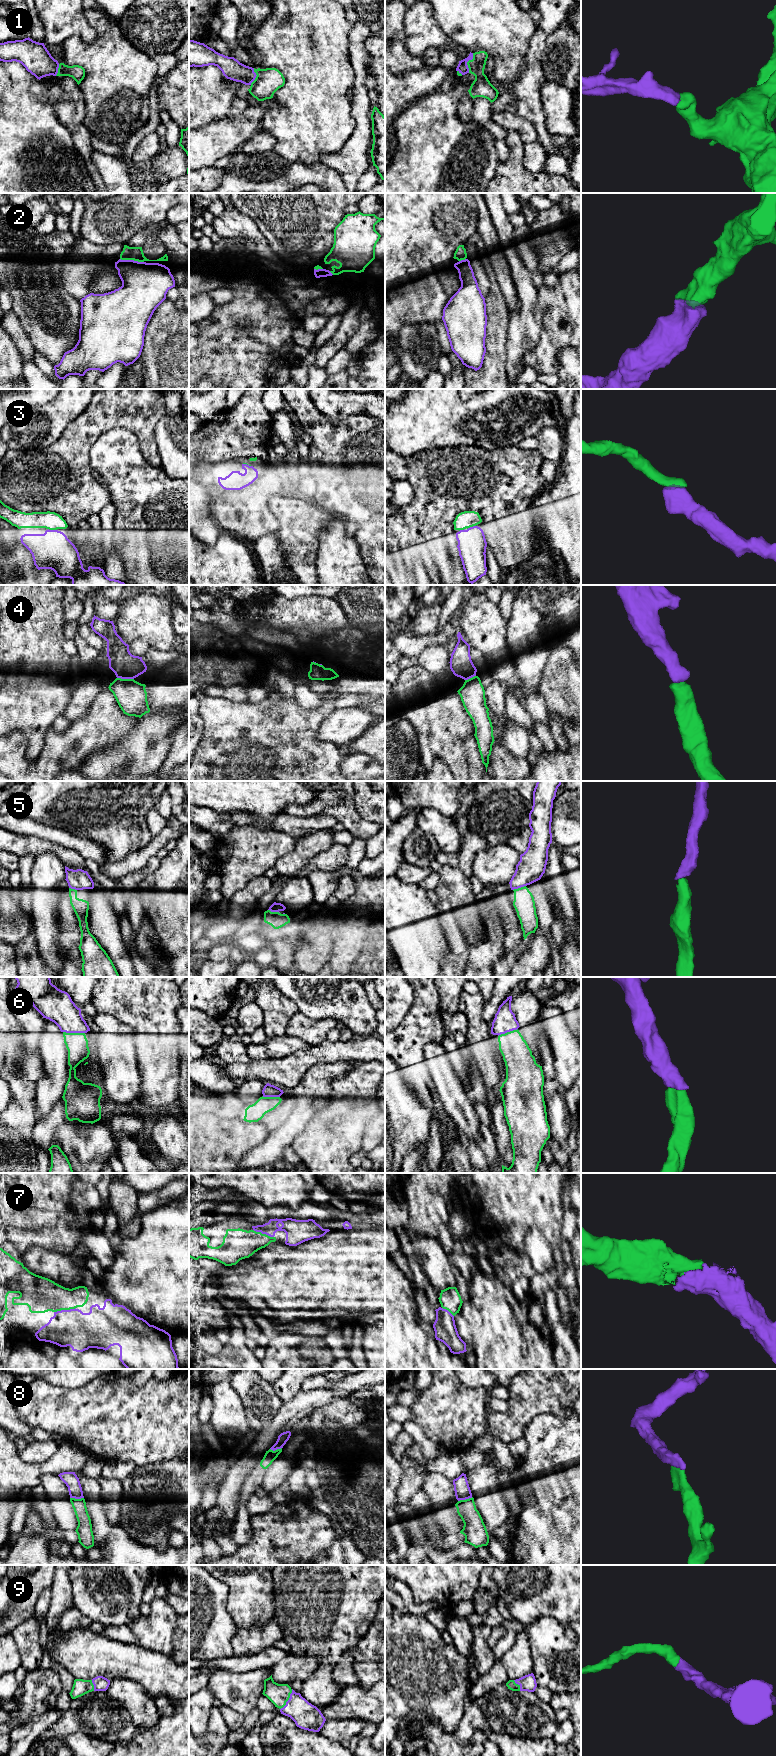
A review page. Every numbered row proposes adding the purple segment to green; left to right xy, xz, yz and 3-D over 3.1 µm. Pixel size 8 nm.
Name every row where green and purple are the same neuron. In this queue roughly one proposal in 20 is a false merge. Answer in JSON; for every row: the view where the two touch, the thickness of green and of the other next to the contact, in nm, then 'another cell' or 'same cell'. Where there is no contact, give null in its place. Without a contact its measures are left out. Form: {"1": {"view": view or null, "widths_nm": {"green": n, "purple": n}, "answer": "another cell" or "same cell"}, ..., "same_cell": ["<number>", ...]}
{"1": {"view": "yz", "widths_nm": {"green": 160, "purple": 90}, "answer": "same cell"}, "2": {"view": "xy", "widths_nm": {"green": 110, "purple": 360}, "answer": "same cell"}, "3": {"view": "xy", "widths_nm": {"green": 140, "purple": 300}, "answer": "same cell"}, "4": {"view": "xy", "widths_nm": {"green": 260, "purple": 200}, "answer": "same cell"}, "5": {"view": "yz", "widths_nm": {"green": 170, "purple": 220}, "answer": "same cell"}, "6": {"view": "xy", "widths_nm": {"green": 180, "purple": 240}, "answer": "same cell"}, "7": {"view": "xy", "widths_nm": {"green": 280, "purple": 300}, "answer": "same cell"}, "8": {"view": "yz", "widths_nm": {"green": 190, "purple": 130}, "answer": "same cell"}, "9": {"view": "xz", "widths_nm": {"green": 170, "purple": 220}, "answer": "same cell"}, "same_cell": ["1", "2", "3", "4", "5", "6", "7", "8", "9"]}

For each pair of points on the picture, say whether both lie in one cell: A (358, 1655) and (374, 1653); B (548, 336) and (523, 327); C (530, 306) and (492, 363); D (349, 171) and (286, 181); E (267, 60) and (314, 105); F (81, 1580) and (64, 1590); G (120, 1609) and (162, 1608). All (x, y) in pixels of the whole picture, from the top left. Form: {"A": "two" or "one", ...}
{"A": "one", "B": "two", "C": "two", "D": "two", "E": "one", "F": "two", "G": "two"}

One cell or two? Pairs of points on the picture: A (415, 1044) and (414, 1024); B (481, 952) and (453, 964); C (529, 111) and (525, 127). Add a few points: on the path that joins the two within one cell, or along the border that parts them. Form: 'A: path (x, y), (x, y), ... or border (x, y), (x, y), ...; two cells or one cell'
A: path (415, 1039), (415, 1029); one cell
B: border (484, 939), (470, 950), (468, 963), (465, 966); two cells
C: border (505, 110), (529, 120), (535, 128), (537, 140); two cells

